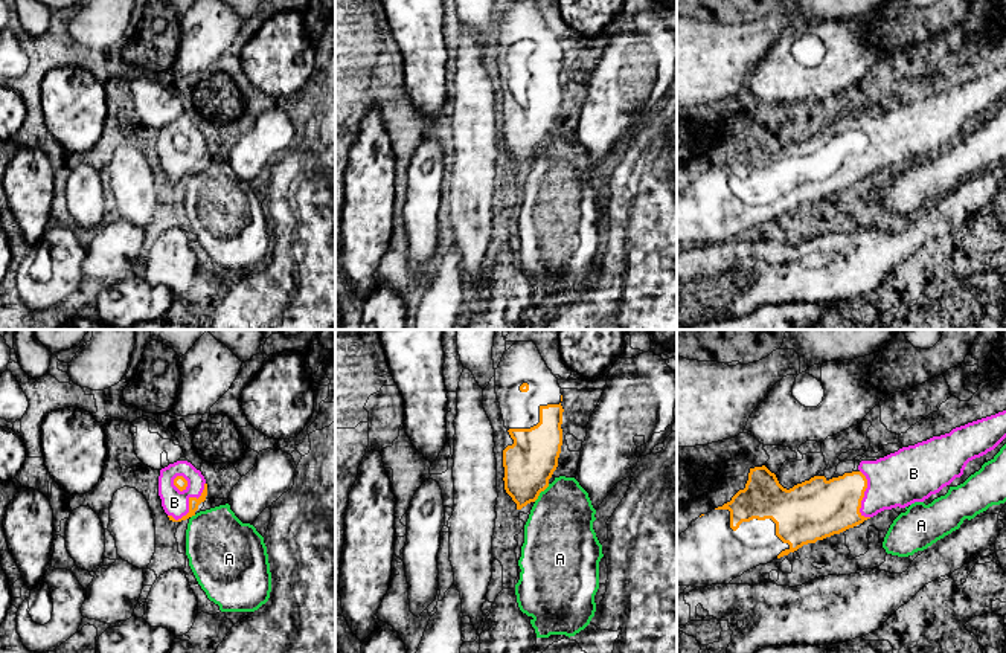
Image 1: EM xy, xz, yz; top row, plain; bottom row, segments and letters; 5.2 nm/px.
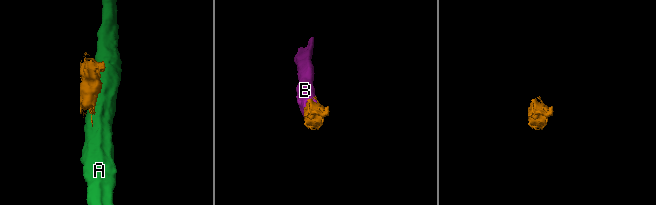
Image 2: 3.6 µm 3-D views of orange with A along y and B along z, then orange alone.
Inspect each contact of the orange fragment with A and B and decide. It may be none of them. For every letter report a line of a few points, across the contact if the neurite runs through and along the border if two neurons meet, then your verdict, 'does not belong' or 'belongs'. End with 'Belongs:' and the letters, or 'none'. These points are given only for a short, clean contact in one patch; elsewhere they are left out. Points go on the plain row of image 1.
A: line xz (549, 142), (534, 159); does not belong
B: belongs
Belongs: B

